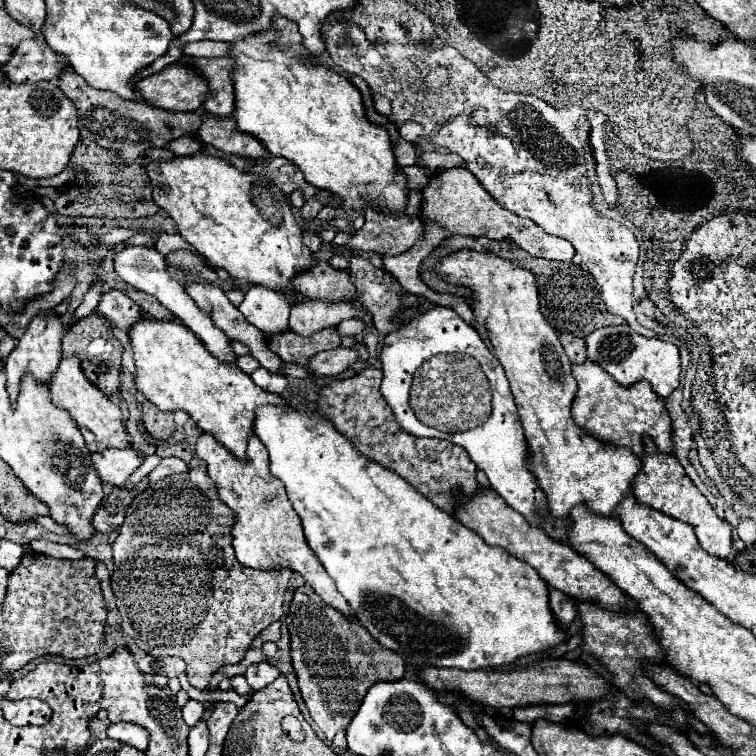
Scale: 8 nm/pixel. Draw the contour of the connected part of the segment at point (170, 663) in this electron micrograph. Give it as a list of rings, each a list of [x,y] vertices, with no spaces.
[[[143,657],[137,663],[141,673],[149,673],[149,675],[167,675],[171,677],[179,677],[185,671],[185,663],[179,661],[177,657]]]

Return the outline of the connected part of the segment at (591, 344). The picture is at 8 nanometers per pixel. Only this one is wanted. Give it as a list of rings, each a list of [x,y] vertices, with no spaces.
[[[627,325],[603,327],[593,331],[587,337],[587,357],[597,365],[601,365],[607,373],[611,373],[613,379],[621,385],[633,385],[645,379],[651,383],[653,391],[659,397],[669,397],[679,387],[681,361],[679,361],[677,345],[661,339],[647,339],[647,337],[635,335]]]

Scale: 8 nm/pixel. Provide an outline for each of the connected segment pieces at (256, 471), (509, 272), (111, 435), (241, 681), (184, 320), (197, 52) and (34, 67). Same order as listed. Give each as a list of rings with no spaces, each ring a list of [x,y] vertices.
[[[203,433],[195,443],[195,455],[207,463],[209,477],[219,487],[221,499],[227,501],[237,515],[237,523],[233,527],[233,549],[239,563],[251,569],[287,567],[291,571],[297,571],[327,605],[343,611],[349,617],[349,603],[343,599],[343,595],[339,595],[335,581],[323,571],[323,565],[319,565],[319,559],[315,559],[315,553],[307,547],[301,519],[291,507],[283,483],[269,471],[269,455],[263,443],[251,433],[247,445],[247,461],[241,461],[211,435]]]
[[[461,249],[443,257],[435,265],[435,273],[451,285],[461,285],[461,287],[471,289],[469,307],[473,309],[473,315],[475,315],[475,329],[481,335],[485,333],[489,337],[493,355],[499,359],[499,363],[505,369],[505,375],[509,379],[509,389],[513,393],[519,421],[521,421],[527,449],[529,449],[527,467],[531,469],[539,487],[543,489],[551,515],[565,519],[571,507],[575,507],[577,503],[585,503],[591,511],[599,515],[615,517],[613,509],[623,499],[623,495],[631,491],[631,481],[639,473],[641,459],[635,457],[629,449],[623,449],[617,445],[605,445],[603,441],[589,435],[571,419],[571,403],[577,393],[577,381],[571,375],[571,361],[563,351],[559,333],[541,315],[539,289],[537,289],[533,273],[493,253],[481,253],[481,251],[471,251],[471,249]]]
[[[75,357],[61,359],[59,371],[55,373],[55,379],[51,383],[51,401],[73,417],[89,451],[103,451],[109,447],[115,447],[115,449],[129,447],[127,431],[125,431],[125,425],[121,419],[123,417],[121,409],[115,403],[111,403],[99,389],[95,389],[95,385],[87,383],[87,379],[79,367],[79,361]]]
[[[237,675],[237,676],[232,677],[231,686],[240,695],[251,696],[253,694],[251,687],[247,685],[247,680],[245,680],[245,677],[243,675]]]
[[[125,247],[115,257],[115,271],[125,283],[129,283],[131,287],[135,287],[143,293],[153,295],[163,307],[167,307],[175,315],[175,319],[181,321],[181,325],[185,325],[189,331],[193,331],[197,335],[197,339],[207,347],[207,351],[213,357],[217,357],[221,363],[229,363],[229,365],[237,363],[237,355],[231,349],[231,339],[219,327],[215,327],[215,323],[211,321],[211,315],[201,311],[195,305],[195,301],[183,291],[183,287],[175,279],[171,279],[167,265],[165,265],[165,257],[161,257],[159,251],[155,251],[151,247]]]
[[[202,40],[189,43],[183,49],[183,54],[192,57],[228,57],[232,43]]]
[[[27,39],[17,45],[11,63],[1,67],[13,83],[37,83],[59,79],[69,63],[63,55],[55,53],[45,39]]]

